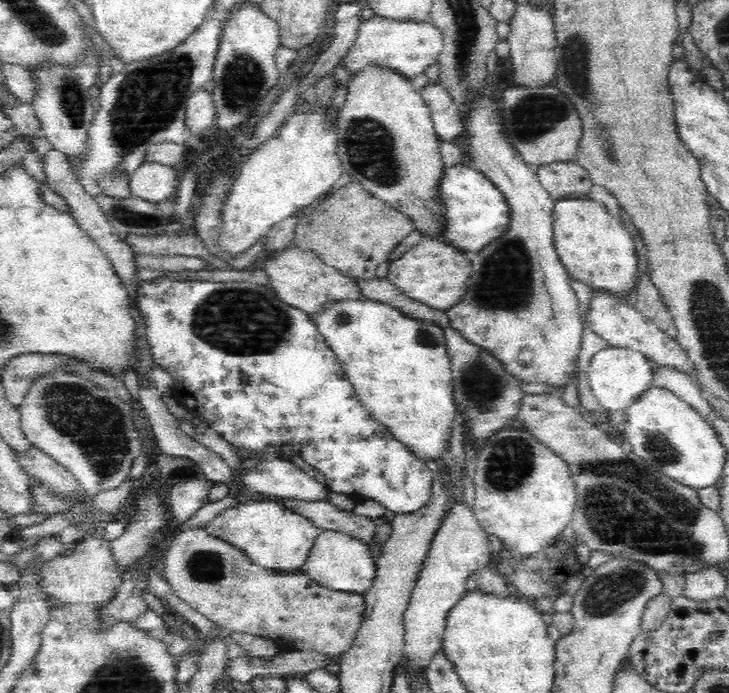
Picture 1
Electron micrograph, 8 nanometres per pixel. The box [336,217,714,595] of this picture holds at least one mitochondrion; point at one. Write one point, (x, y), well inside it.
(612, 502)

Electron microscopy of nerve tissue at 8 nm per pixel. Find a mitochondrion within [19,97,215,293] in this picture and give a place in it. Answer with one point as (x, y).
(129, 216)

